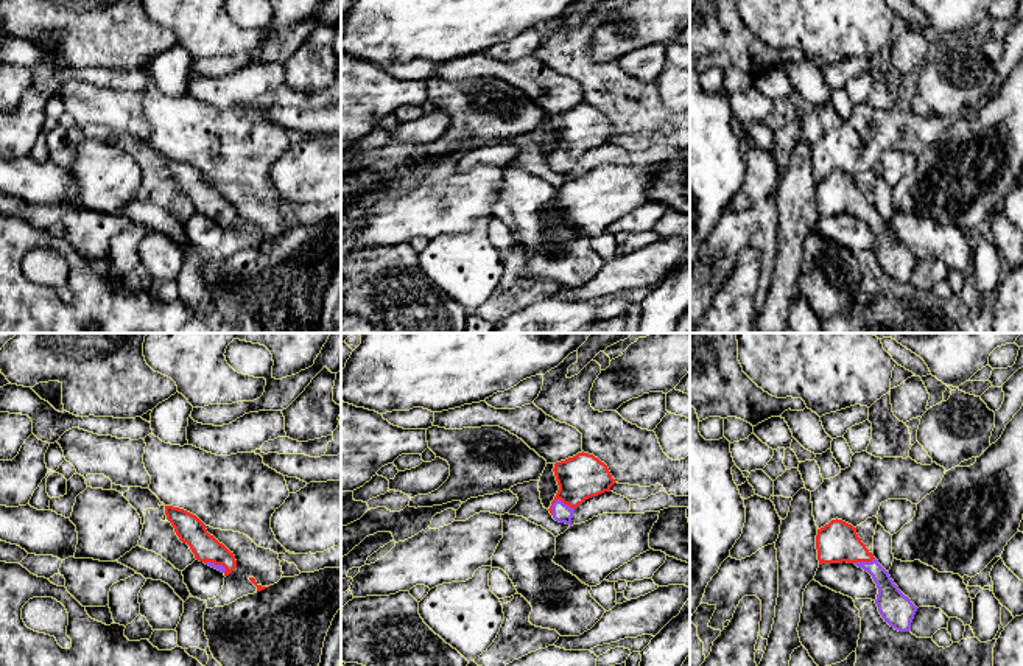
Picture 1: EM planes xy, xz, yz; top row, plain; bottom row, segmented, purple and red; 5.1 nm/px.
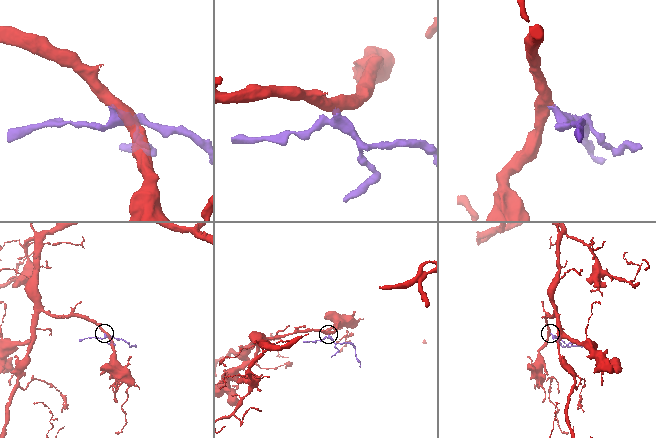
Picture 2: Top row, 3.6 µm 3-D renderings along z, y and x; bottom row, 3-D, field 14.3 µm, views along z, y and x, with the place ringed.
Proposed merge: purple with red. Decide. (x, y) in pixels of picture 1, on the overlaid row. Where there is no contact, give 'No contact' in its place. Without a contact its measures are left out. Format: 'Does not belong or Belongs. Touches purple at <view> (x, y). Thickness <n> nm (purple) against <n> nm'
Belongs. Touches purple at xz (561, 501). Thickness 100 nm (purple) against 220 nm

